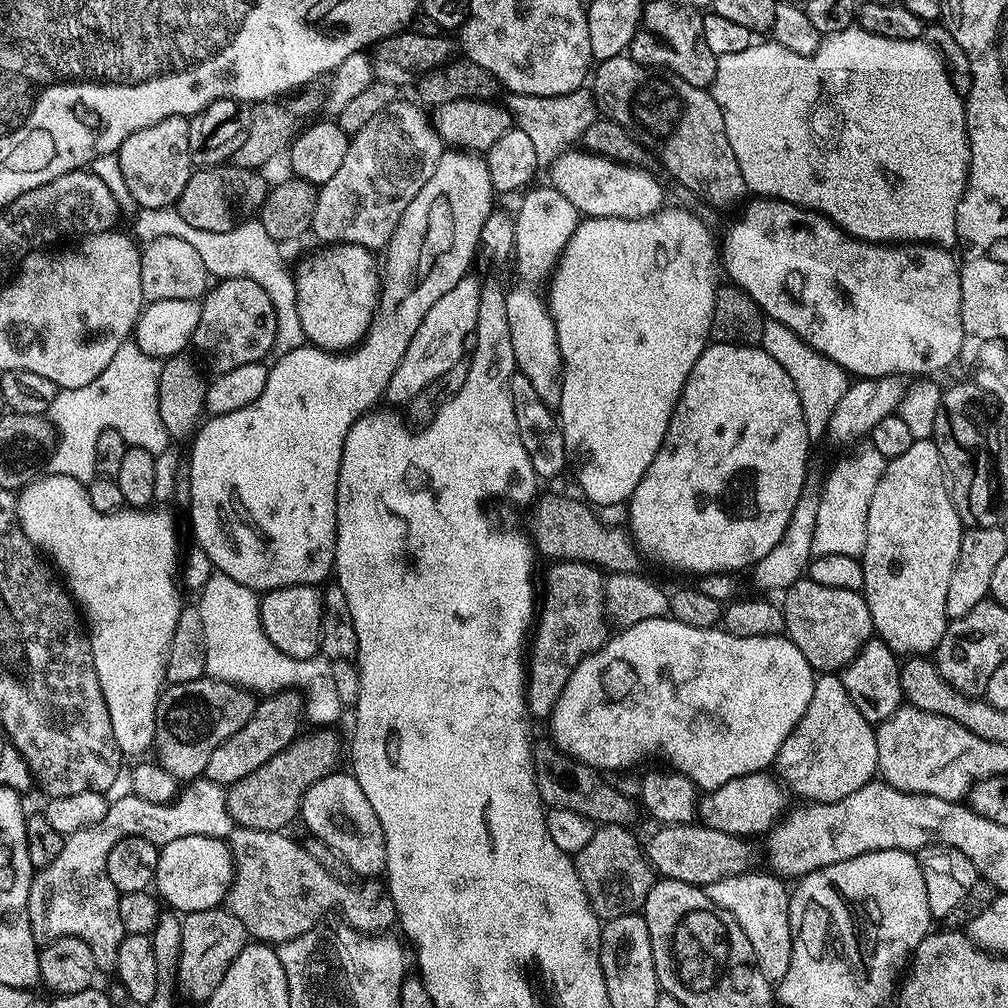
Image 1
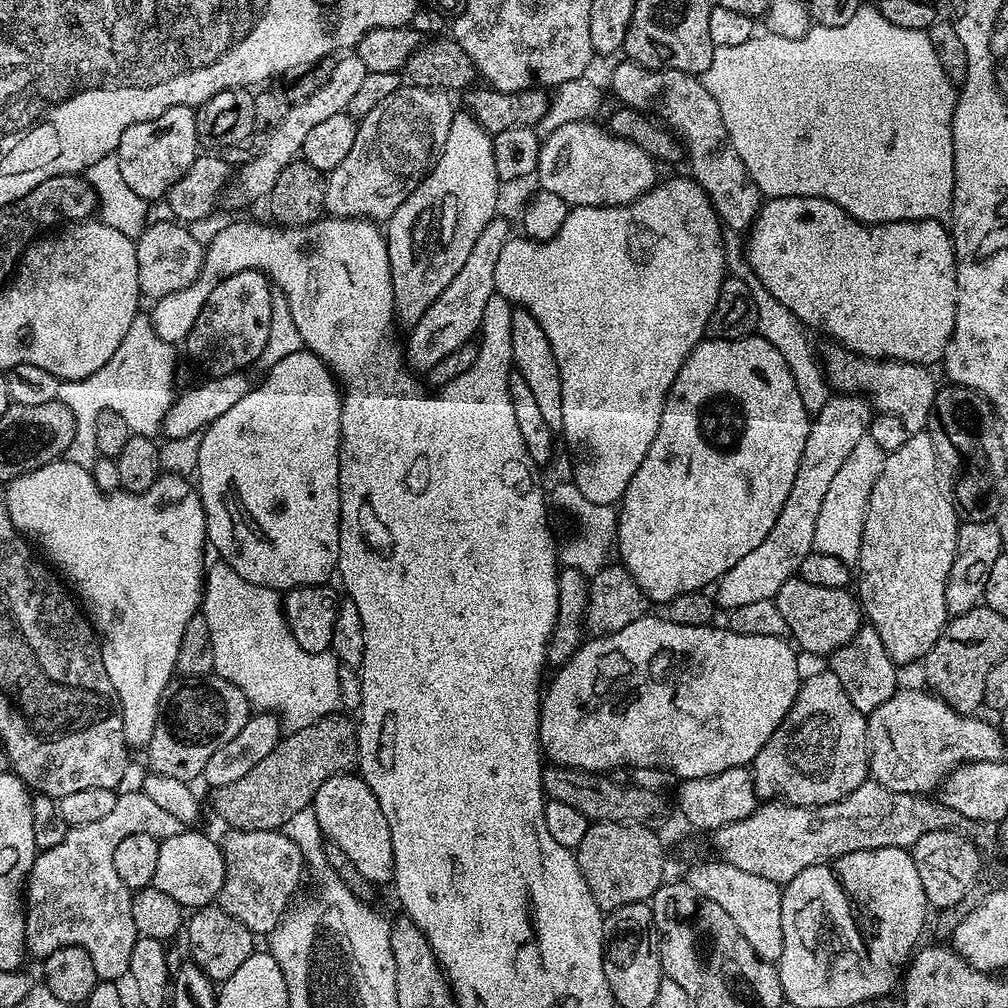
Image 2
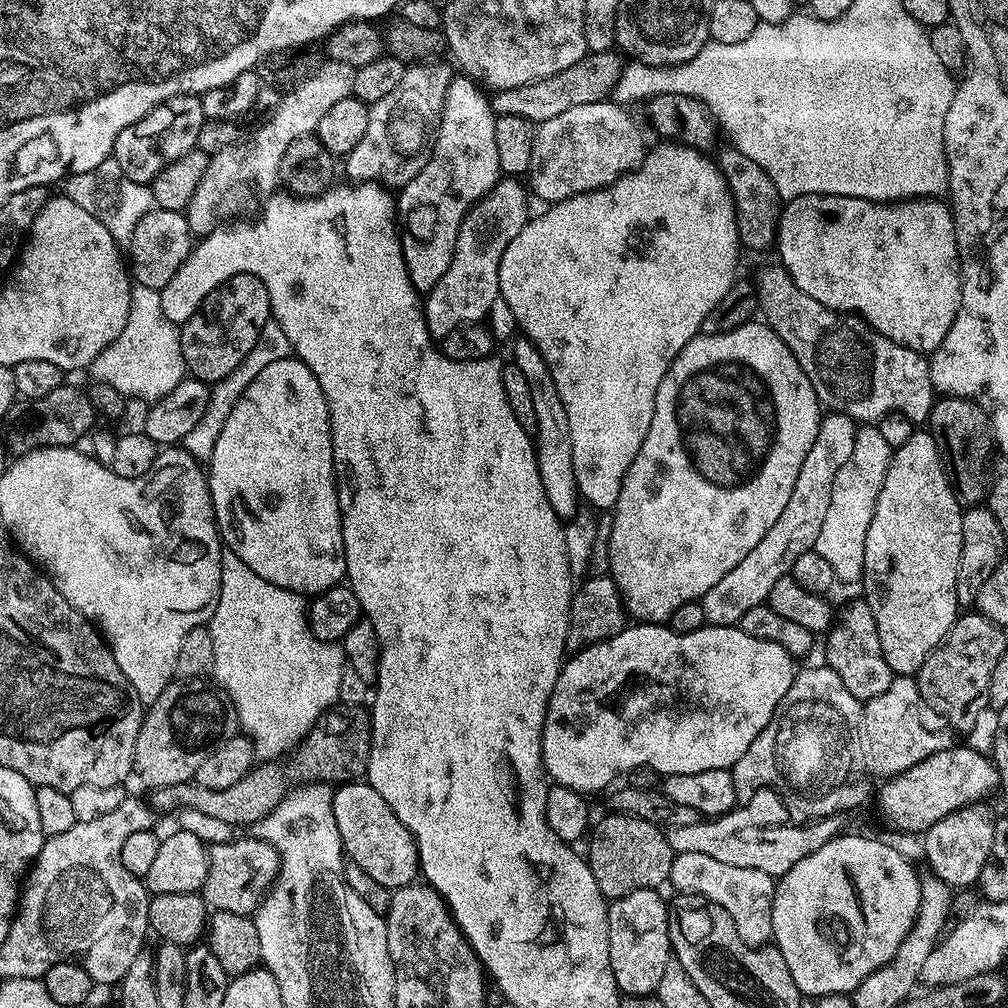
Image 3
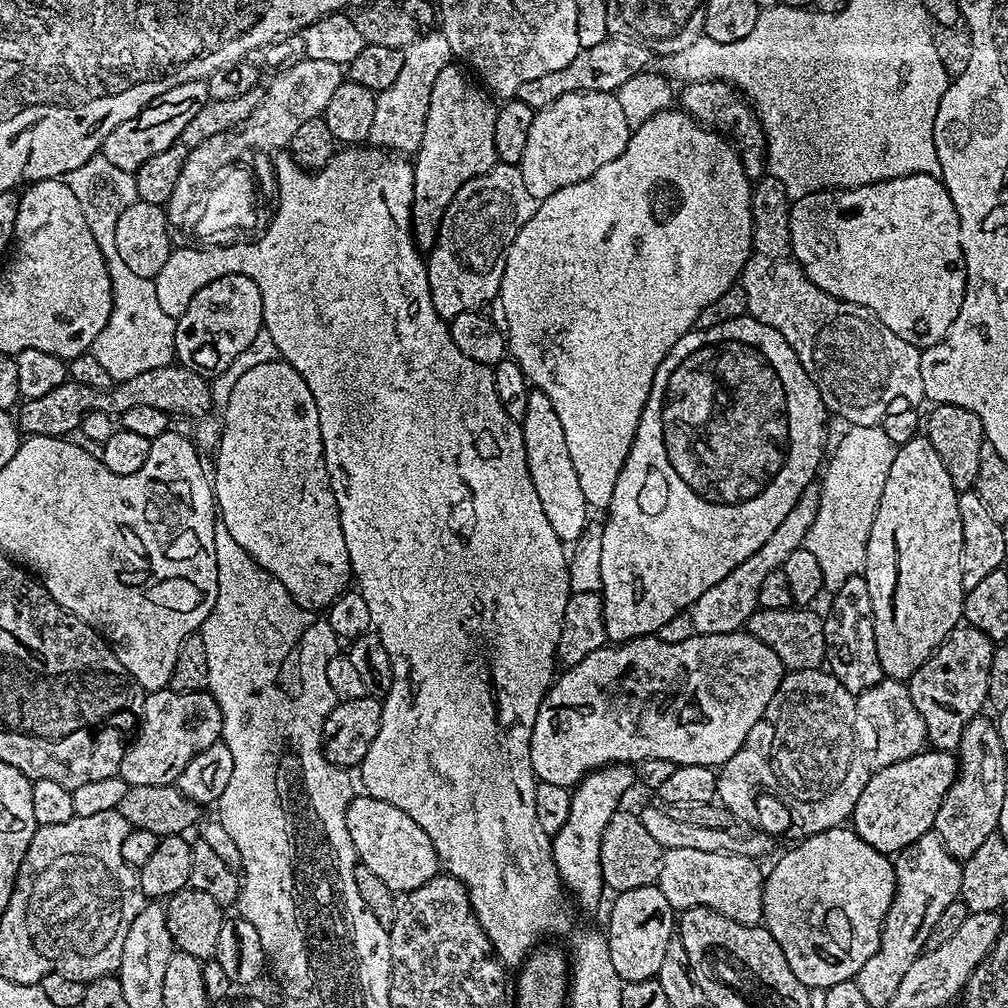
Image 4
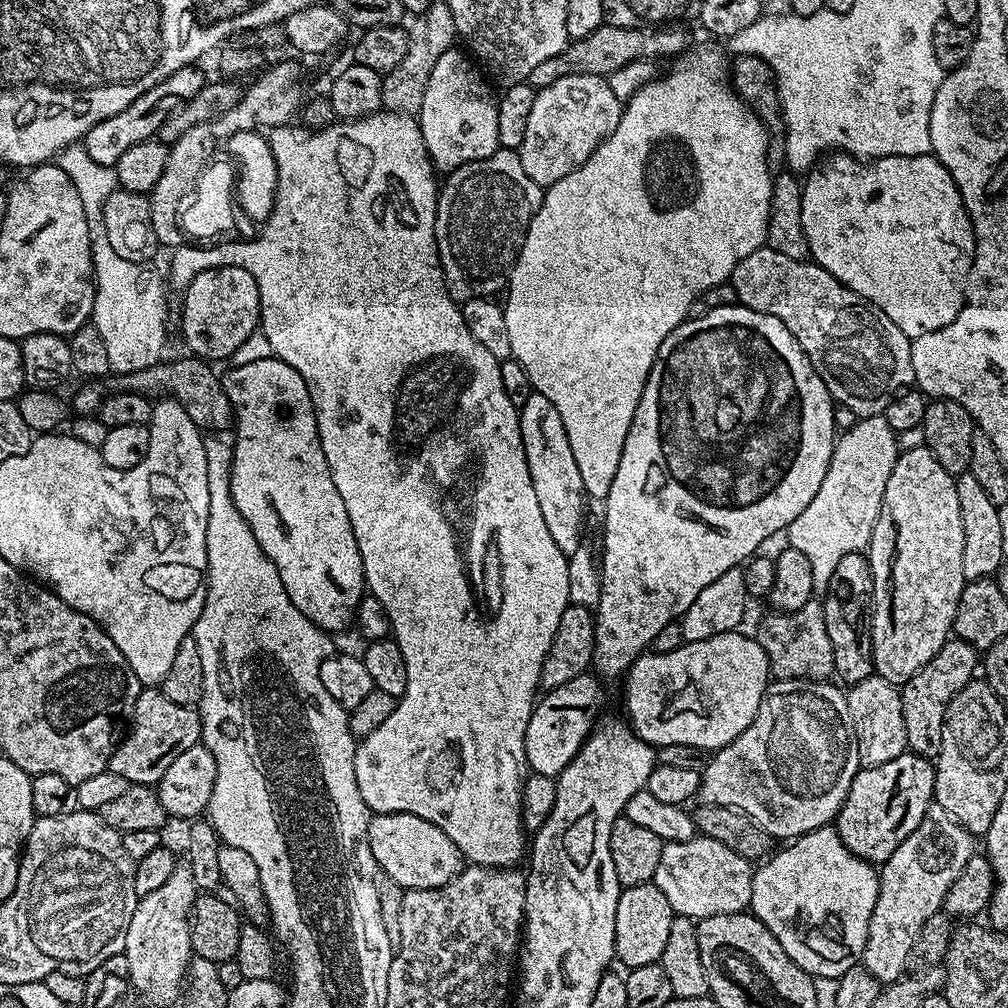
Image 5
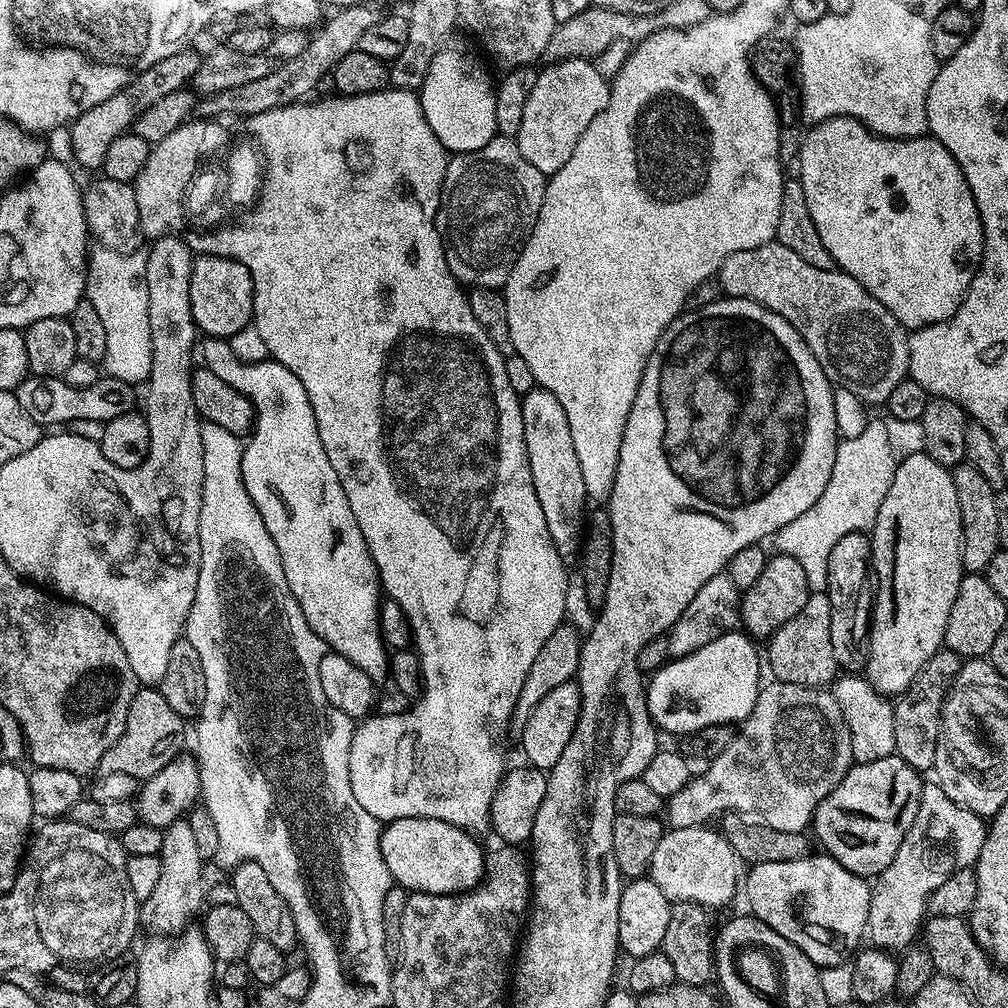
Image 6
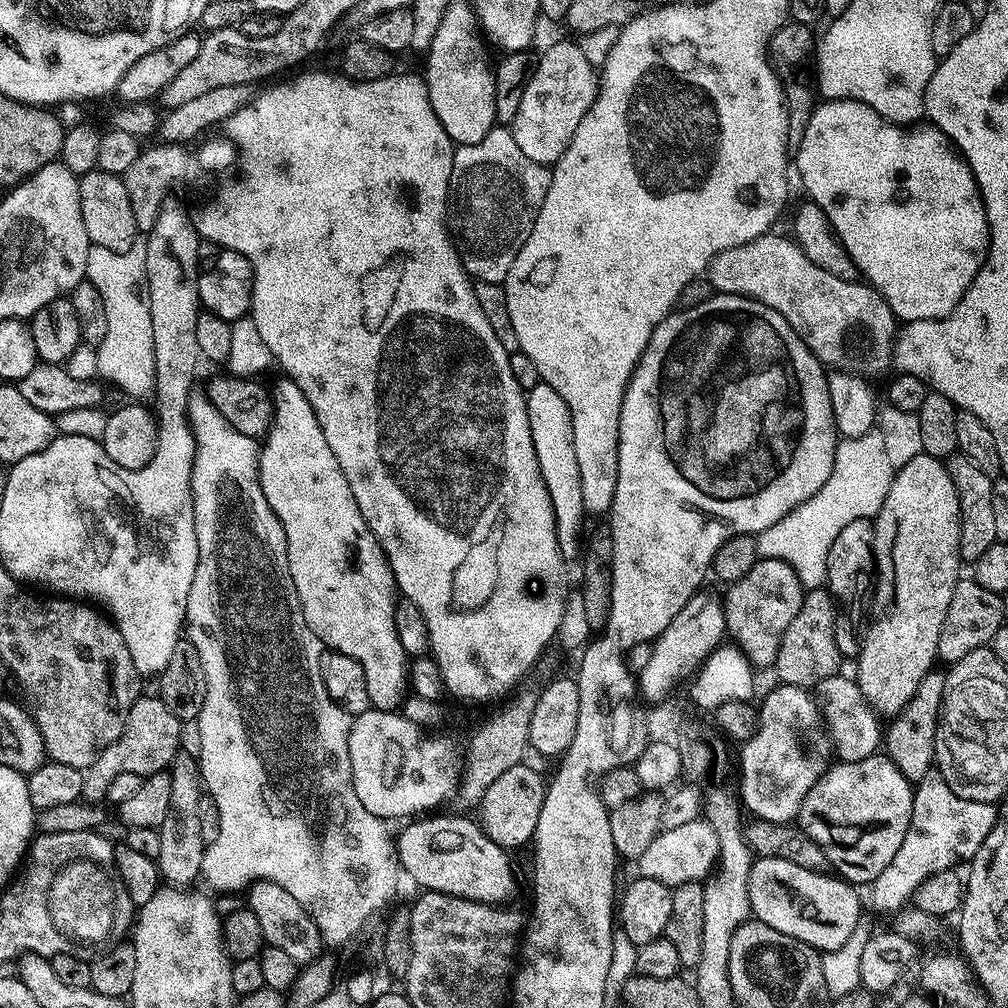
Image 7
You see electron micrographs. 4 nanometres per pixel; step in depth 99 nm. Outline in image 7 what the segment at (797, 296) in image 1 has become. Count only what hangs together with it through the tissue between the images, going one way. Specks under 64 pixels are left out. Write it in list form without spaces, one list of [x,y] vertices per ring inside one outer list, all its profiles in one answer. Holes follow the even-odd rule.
[[[824,100],[812,109],[812,117],[806,126],[806,134],[802,138],[802,150],[794,153],[794,168],[800,171],[800,180],[808,191],[807,199],[816,204],[824,213],[832,228],[844,243],[859,275],[879,292],[890,306],[892,315],[901,321],[922,320],[931,322],[949,316],[956,309],[958,302],[970,290],[970,282],[988,262],[988,219],[984,203],[980,197],[980,187],[970,170],[967,160],[956,151],[955,144],[948,139],[942,130],[938,130],[931,122],[916,122],[911,126],[897,124],[879,116],[870,106],[857,100]]]

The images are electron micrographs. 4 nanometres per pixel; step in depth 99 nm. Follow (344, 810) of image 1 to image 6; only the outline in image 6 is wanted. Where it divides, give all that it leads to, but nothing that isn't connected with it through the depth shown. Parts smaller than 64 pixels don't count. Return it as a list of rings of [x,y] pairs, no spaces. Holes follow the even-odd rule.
[[[415,816],[387,821],[380,834],[380,849],[382,858],[386,858],[386,866],[390,870],[393,881],[407,889],[409,893],[450,894],[451,892],[466,892],[485,879],[486,856],[484,860],[484,852],[476,840],[479,839],[473,833],[465,832],[464,829],[450,822]]]

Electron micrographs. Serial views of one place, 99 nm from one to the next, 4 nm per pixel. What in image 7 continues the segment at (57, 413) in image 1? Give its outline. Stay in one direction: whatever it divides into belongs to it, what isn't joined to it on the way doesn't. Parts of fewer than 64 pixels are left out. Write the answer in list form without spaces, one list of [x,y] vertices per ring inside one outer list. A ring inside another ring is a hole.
[[[136,239],[134,246],[125,252],[115,252],[106,250],[106,246],[92,246],[88,250],[88,275],[86,277],[92,284],[98,286],[98,294],[102,294],[102,302],[106,302],[106,338],[96,348],[98,354],[98,373],[101,377],[105,376],[112,384],[117,384],[124,392],[129,392],[129,397],[144,398],[144,396],[153,391],[156,382],[156,366],[154,364],[154,326],[150,326],[150,302],[148,301],[148,279],[146,278],[146,243],[143,239]]]

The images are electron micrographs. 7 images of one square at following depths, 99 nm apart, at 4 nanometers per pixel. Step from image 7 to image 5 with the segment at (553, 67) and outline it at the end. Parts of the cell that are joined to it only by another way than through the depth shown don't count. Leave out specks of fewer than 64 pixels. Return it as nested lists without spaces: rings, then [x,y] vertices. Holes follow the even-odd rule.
[[[566,74],[560,76],[558,82],[550,82],[550,86],[539,89],[534,98],[534,106],[530,110],[530,118],[526,121],[526,138],[522,138],[522,146],[518,149],[522,170],[534,178],[541,188],[547,190],[558,178],[566,178],[574,169],[580,168],[594,154],[594,150],[618,126],[622,111],[622,100],[616,97],[614,89],[603,76],[594,74]]]

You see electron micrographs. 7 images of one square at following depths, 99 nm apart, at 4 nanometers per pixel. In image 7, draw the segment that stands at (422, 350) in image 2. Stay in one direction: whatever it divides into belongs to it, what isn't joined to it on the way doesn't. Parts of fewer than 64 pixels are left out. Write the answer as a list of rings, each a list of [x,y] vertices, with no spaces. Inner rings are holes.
[[[494,126],[482,138],[482,142],[461,144],[452,153],[452,173],[450,174],[450,228],[459,241],[460,261],[473,281],[503,284],[518,250],[530,238],[538,210],[546,202],[546,190],[550,190],[552,168],[547,164],[526,158],[518,142],[514,142],[511,131],[504,126]]]

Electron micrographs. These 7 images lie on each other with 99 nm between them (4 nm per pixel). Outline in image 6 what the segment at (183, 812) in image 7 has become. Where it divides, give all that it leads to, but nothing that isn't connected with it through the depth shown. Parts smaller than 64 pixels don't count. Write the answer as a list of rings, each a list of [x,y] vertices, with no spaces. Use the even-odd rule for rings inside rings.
[[[187,819],[176,820],[164,829],[159,858],[162,862],[162,874],[158,878],[154,894],[150,894],[150,898],[146,898],[139,905],[138,924],[153,937],[172,938],[189,927],[191,920],[188,919],[196,911],[199,913],[205,907],[204,868],[206,864],[200,859],[194,833],[190,831]]]

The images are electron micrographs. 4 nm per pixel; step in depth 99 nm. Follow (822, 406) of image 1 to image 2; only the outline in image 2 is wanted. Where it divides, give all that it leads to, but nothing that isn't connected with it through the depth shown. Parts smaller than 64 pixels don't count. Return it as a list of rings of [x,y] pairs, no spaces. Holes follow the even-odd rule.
[[[724,228],[722,234],[725,269],[732,276],[738,278],[739,281],[746,283],[746,286],[750,289],[750,294],[753,295],[758,315],[757,335],[770,342],[782,354],[786,364],[790,366],[791,374],[794,375],[795,385],[798,386],[798,394],[802,397],[802,404],[806,406],[810,414],[815,414],[830,398],[830,389],[823,377],[823,367],[819,362],[817,353],[815,356],[814,350],[806,336],[807,331],[805,327],[792,311],[787,310],[782,302],[778,302],[770,294],[766,286],[762,284],[761,279],[754,273],[754,268],[750,266],[748,260],[746,240],[743,233]]]

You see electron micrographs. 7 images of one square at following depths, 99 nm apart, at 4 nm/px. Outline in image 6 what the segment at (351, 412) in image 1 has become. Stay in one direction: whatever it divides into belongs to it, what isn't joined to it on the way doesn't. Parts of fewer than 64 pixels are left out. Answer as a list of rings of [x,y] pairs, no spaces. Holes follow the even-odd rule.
[[[460,40],[457,44],[445,42],[434,54],[434,62],[430,62],[430,70],[418,89],[422,114],[426,114],[426,122],[430,122],[430,130],[442,142],[442,146],[450,154],[473,152],[482,150],[486,142],[490,142],[498,135],[496,130],[496,90],[494,80],[484,73],[484,64],[480,61],[481,53],[471,48],[466,41]],[[224,338],[201,339],[198,356],[204,359],[201,360],[203,367],[218,374],[218,378],[234,390],[248,396],[256,412],[256,422],[252,425],[242,454],[242,482],[246,486],[246,494],[250,494],[254,506],[258,508],[258,514],[262,514],[262,522],[266,530],[270,530],[274,546],[278,546],[282,570],[286,570],[286,582],[290,582],[290,590],[306,622],[331,651],[350,658],[354,666],[366,670],[372,681],[387,681],[390,676],[390,652],[380,633],[380,573],[376,571],[370,550],[362,538],[362,530],[358,530],[346,490],[342,490],[342,482],[338,482],[338,474],[334,474],[334,466],[330,466],[326,450],[322,450],[322,438],[318,438],[318,422],[314,418],[314,406],[310,406],[306,386],[302,386],[295,374],[274,359],[241,364],[231,343]]]

